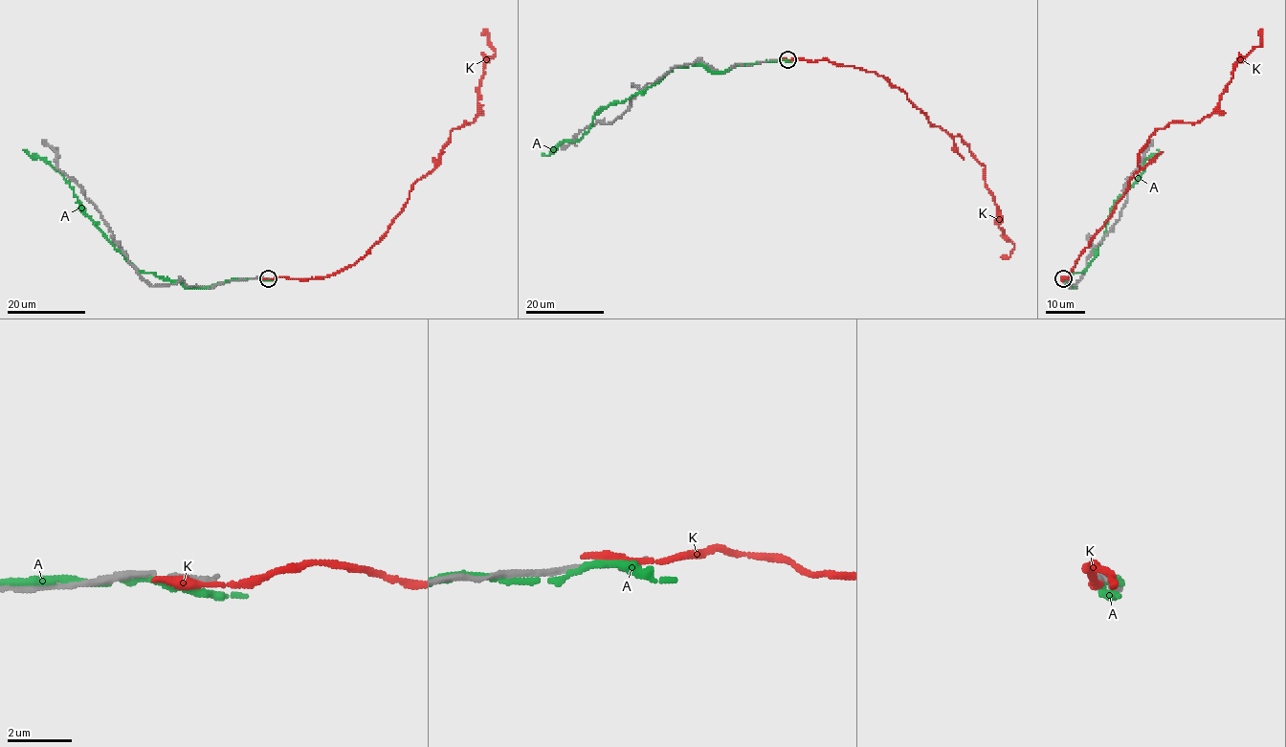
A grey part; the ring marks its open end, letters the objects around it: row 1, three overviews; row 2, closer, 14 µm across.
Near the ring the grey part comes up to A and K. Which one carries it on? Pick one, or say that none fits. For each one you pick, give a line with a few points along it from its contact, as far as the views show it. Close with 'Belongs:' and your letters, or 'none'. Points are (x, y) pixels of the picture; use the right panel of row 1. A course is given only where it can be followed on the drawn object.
Belongs: none

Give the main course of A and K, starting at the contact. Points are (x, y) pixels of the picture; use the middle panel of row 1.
A: (779, 60), (723, 72), (697, 64), (675, 67), (643, 92), (604, 107), (579, 139), (542, 154)
K: (784, 59), (826, 59), (874, 71), (930, 124), (959, 134), (984, 166), (998, 222), (1013, 244), (1005, 258)

